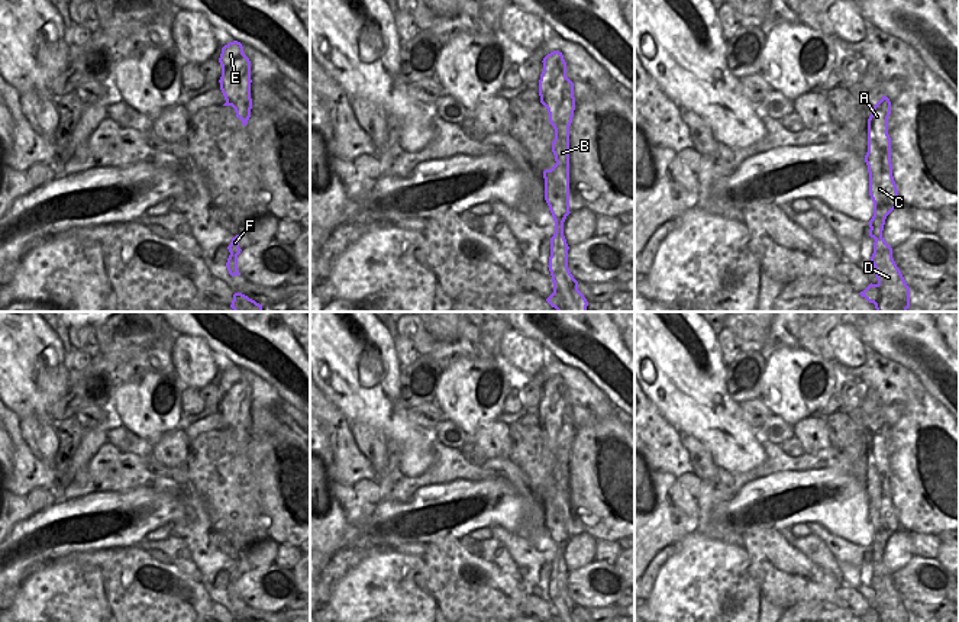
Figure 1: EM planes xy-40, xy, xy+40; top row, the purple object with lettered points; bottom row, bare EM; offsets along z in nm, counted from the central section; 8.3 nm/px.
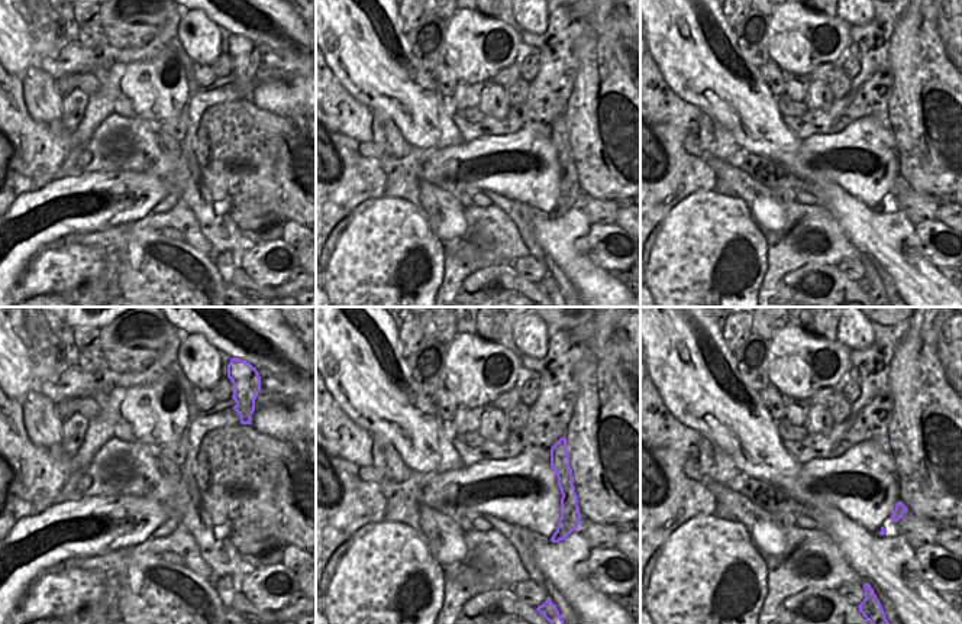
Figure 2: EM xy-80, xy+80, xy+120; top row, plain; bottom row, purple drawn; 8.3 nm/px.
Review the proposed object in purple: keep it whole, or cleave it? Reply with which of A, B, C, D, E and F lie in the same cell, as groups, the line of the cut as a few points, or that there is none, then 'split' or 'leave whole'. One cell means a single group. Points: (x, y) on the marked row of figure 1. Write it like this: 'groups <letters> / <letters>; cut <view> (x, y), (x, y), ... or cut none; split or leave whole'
groups A B C D E F; cut none; leave whole

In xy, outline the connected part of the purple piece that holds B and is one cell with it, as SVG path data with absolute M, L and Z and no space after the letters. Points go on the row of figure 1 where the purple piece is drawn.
M553 51L543 58L539 80L540 103L548 109L549 122L555 129L552 152L556 164L543 171L545 200L555 220L550 238L549 271L553 293L546 302L558 312L587 312L588 302L578 290L578 281L568 268L568 244L564 222L569 212L569 126L575 110L574 83L566 77L562 52Z

